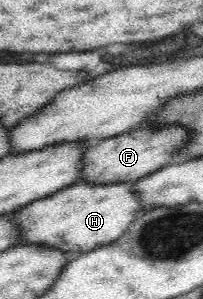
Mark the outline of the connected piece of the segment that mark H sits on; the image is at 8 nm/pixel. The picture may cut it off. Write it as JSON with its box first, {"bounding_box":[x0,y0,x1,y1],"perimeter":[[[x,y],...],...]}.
{"bounding_box":[16,181,144,255],"perimeter":[[[78,181],[53,195],[33,201],[16,210],[19,227],[23,229],[19,243],[44,244],[60,248],[72,255],[89,252],[116,241],[144,210],[134,183],[93,185]]]}

